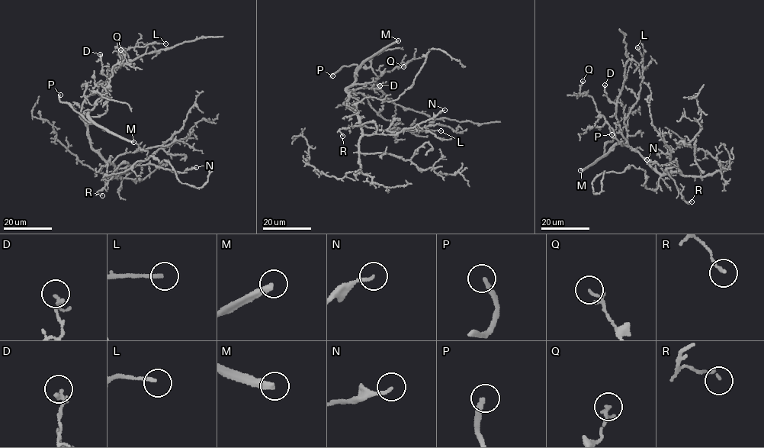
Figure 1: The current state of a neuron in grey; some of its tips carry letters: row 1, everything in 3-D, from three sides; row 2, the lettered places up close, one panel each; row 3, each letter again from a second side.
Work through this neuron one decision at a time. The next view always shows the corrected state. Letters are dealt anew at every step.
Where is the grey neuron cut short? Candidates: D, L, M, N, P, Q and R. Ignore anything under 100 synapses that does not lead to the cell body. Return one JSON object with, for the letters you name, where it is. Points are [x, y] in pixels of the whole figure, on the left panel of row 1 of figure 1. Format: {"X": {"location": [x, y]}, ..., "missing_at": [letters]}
{"M": {"location": [133, 142]}, "P": {"location": [60, 95]}, "missing_at": ["M", "P"]}

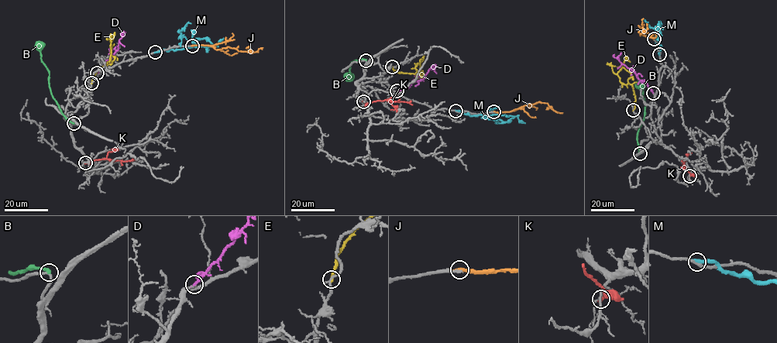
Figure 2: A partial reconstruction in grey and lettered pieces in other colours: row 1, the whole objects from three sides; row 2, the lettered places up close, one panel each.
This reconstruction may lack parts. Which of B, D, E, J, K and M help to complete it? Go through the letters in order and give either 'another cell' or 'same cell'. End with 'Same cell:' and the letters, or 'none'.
B: another cell
D: same cell
E: another cell
J: another cell
K: another cell
M: another cell
Same cell: D

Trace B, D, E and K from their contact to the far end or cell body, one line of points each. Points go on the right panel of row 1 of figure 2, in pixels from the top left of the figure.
B: (640, 153), (637, 138), (644, 120), (644, 104), (643, 91), (637, 82)
D: (653, 93), (644, 82), (617, 58), (621, 53)
E: (633, 110), (635, 100), (632, 86), (622, 84), (617, 73), (625, 60), (630, 62)
K: (689, 176), (683, 166), (685, 160)

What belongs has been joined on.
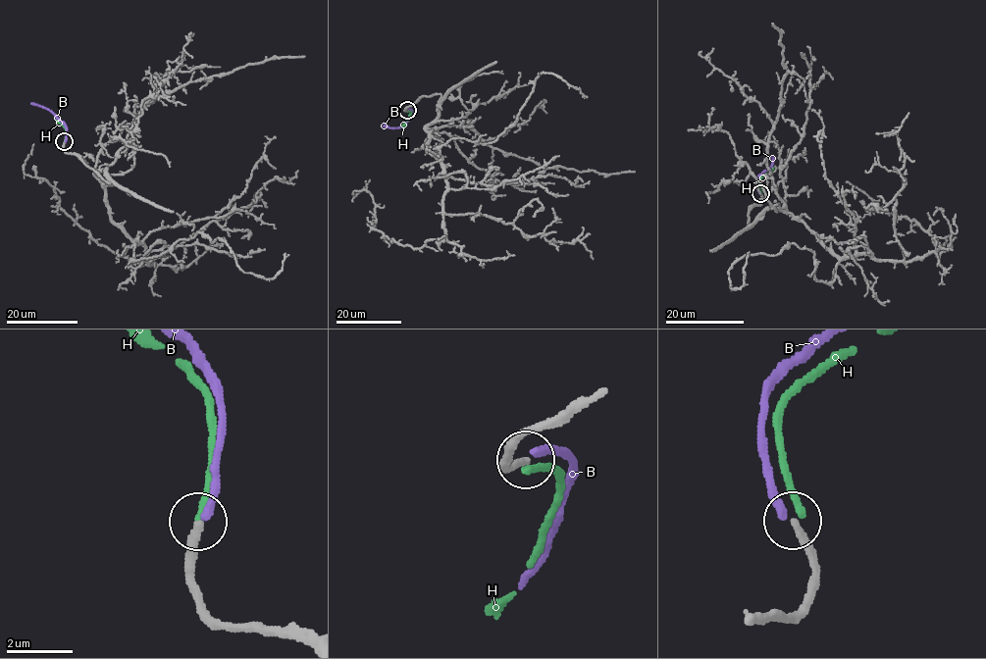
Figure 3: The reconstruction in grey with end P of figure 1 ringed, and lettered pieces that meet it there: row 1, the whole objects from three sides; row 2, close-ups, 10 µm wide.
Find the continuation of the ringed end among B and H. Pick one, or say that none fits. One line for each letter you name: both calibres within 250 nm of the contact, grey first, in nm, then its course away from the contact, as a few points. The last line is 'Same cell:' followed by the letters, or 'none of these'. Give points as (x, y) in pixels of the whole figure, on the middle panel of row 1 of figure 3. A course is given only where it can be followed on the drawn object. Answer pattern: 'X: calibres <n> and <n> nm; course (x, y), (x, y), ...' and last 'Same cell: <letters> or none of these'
Same cell: none of these

